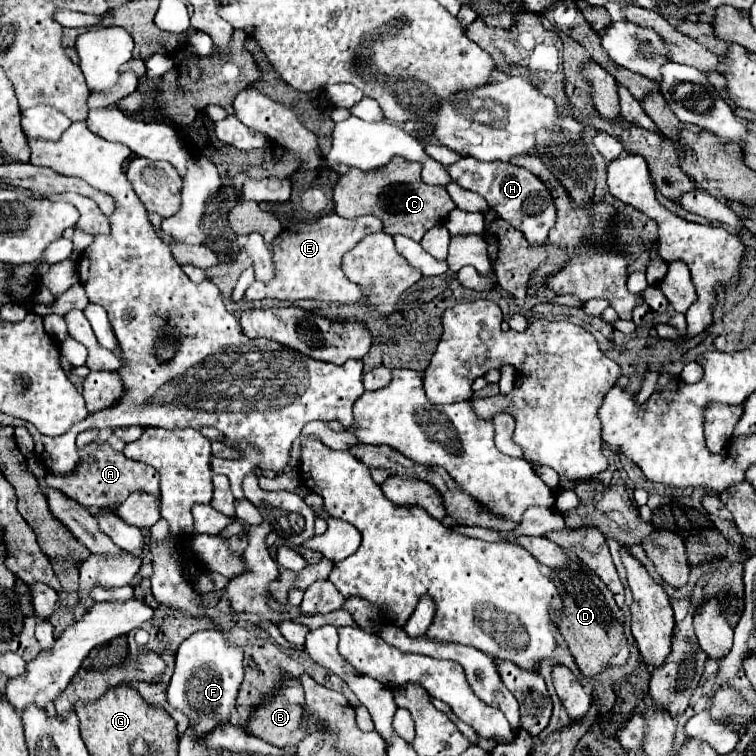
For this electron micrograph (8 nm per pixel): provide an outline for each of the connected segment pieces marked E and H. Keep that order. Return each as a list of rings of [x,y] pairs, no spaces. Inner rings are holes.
[[[328,214],[312,224],[300,224],[300,226],[310,226],[310,228],[284,230],[272,242],[276,276],[268,284],[254,280],[254,284],[248,286],[244,300],[248,300],[248,304],[262,298],[279,298],[281,301],[290,302],[304,299],[342,302],[342,304],[360,302],[364,298],[364,288],[350,282],[344,276],[340,268],[340,260],[344,252],[350,250],[356,242],[360,242],[364,236],[372,232],[380,232],[382,222],[376,216],[360,216],[354,220],[346,220],[346,218],[340,218],[338,214]]]
[[[460,158],[456,164],[448,166],[450,178],[466,190],[472,190],[486,198],[488,206],[516,230],[520,230],[530,244],[544,244],[548,232],[556,222],[556,208],[550,190],[540,182],[538,176],[522,166],[510,162],[478,162],[476,158]]]

